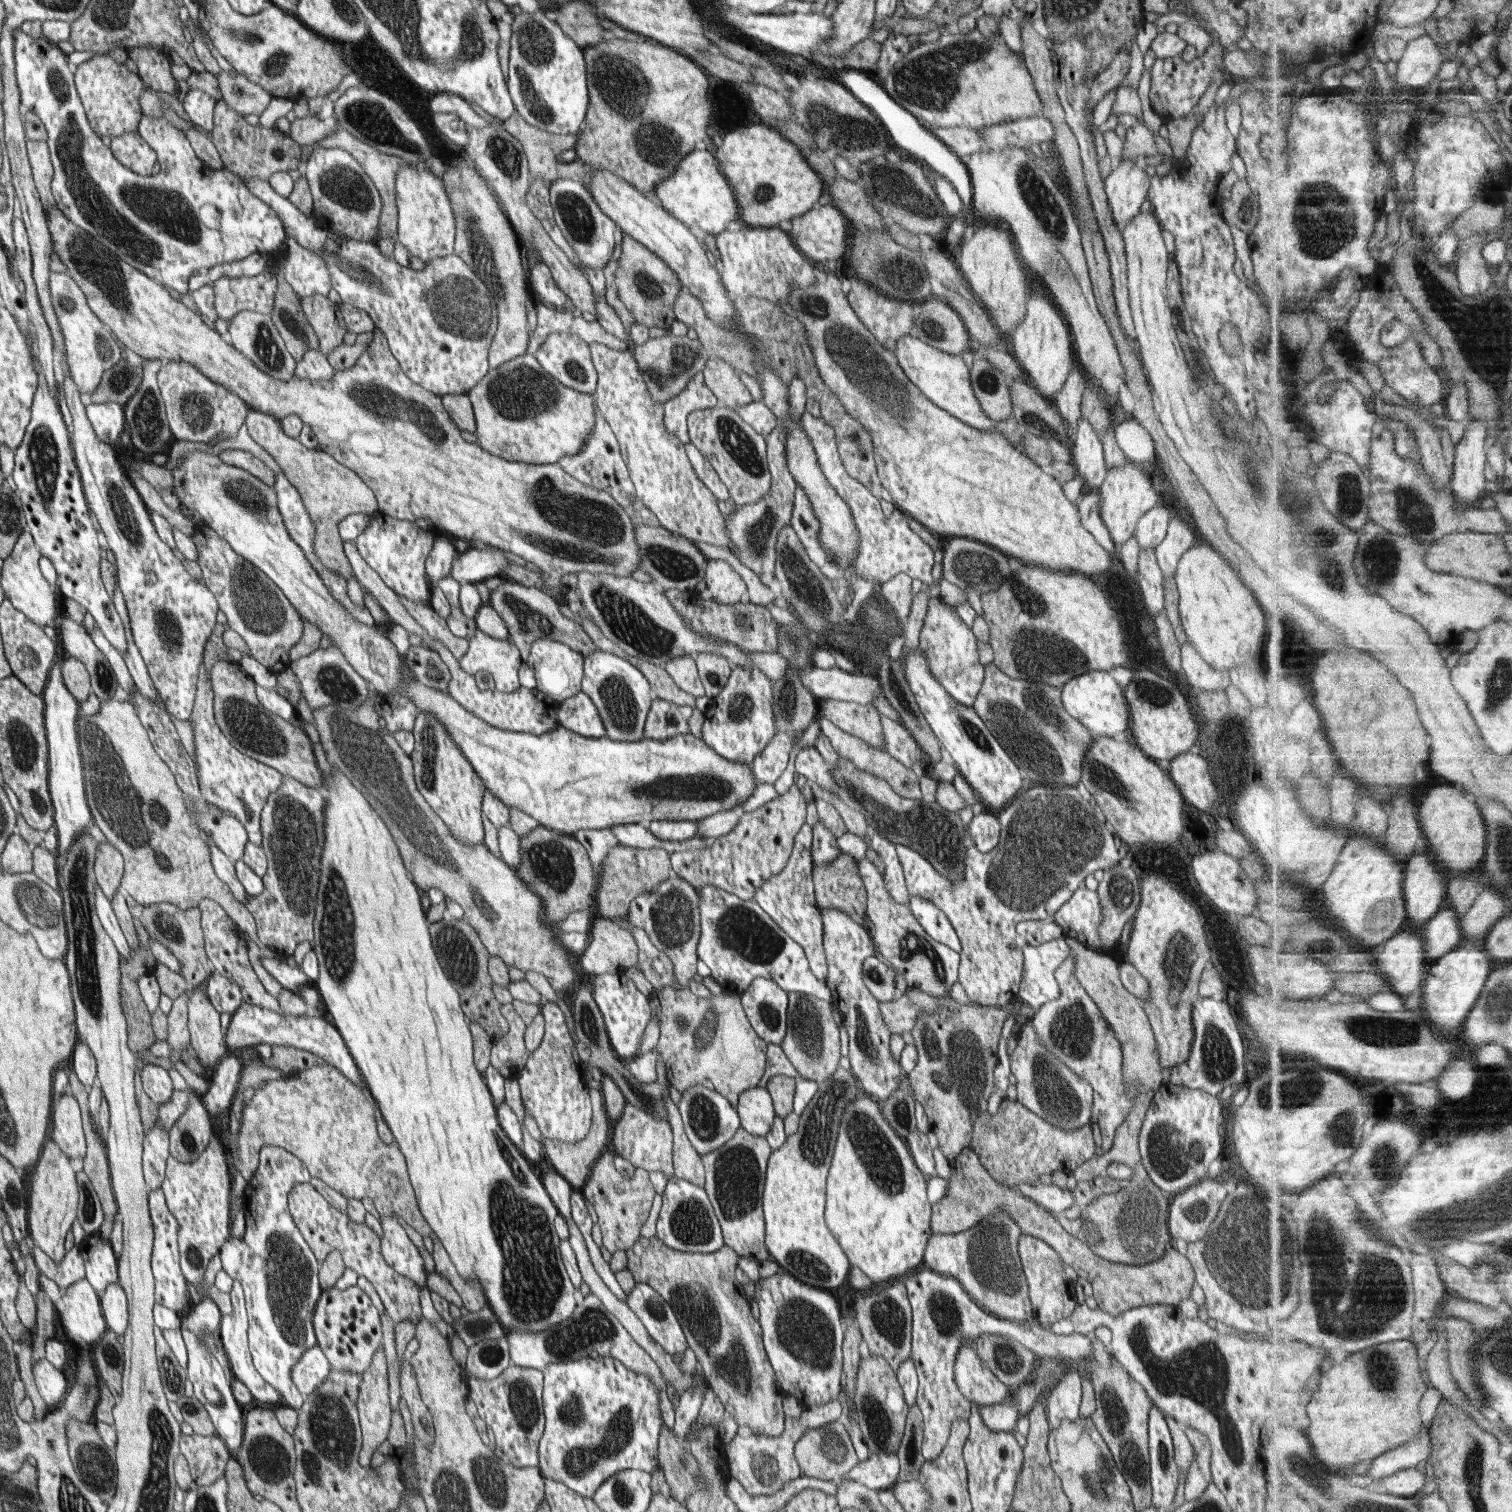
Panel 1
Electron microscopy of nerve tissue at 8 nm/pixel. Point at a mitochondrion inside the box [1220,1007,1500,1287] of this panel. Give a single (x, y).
(1281, 1094)

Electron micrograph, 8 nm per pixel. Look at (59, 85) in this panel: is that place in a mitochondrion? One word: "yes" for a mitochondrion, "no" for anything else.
yes

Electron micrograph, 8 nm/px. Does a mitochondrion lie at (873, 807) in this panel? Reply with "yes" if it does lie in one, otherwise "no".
yes

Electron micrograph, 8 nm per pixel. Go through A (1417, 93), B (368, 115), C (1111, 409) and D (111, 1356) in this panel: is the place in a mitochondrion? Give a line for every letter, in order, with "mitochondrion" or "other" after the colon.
A: other
B: mitochondrion
C: other
D: mitochondrion

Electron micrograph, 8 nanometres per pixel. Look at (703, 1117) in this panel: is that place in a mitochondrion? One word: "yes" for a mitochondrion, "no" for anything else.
yes

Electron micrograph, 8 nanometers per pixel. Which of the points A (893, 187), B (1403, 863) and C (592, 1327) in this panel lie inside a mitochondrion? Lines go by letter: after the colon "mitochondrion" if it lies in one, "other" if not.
A: mitochondrion
B: other
C: mitochondrion

